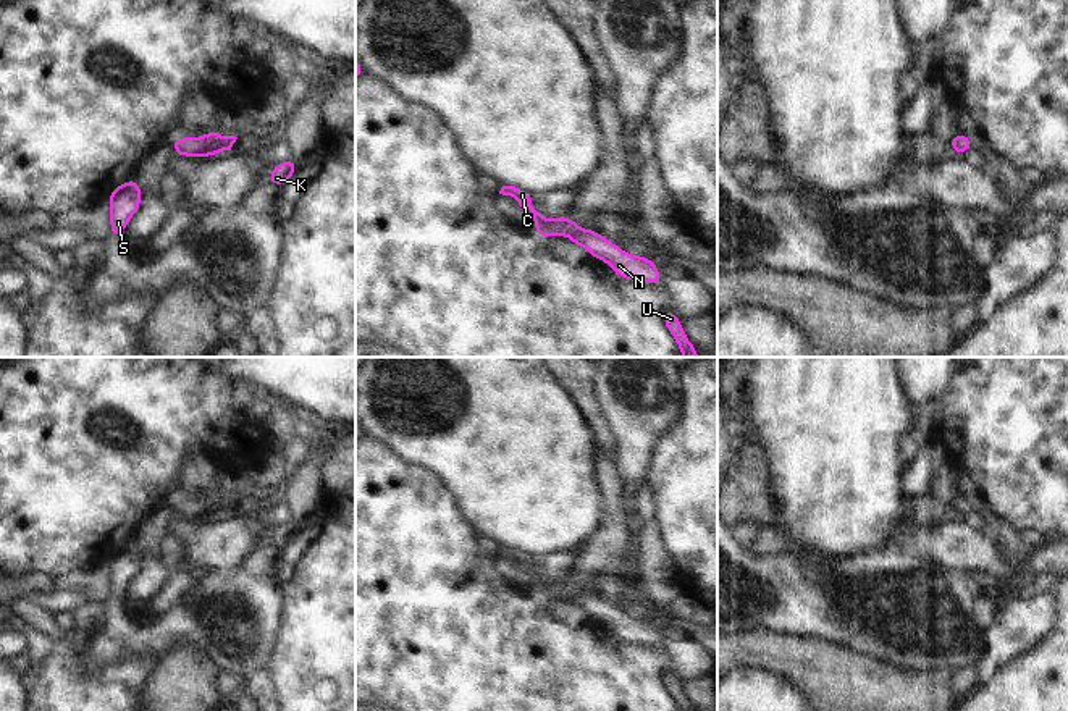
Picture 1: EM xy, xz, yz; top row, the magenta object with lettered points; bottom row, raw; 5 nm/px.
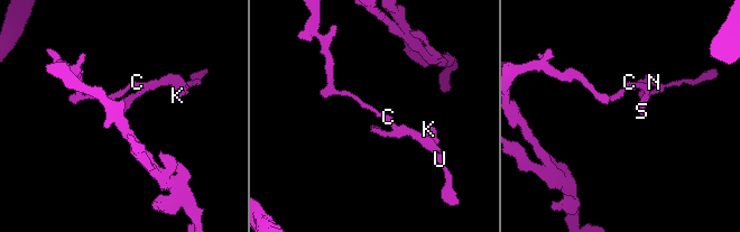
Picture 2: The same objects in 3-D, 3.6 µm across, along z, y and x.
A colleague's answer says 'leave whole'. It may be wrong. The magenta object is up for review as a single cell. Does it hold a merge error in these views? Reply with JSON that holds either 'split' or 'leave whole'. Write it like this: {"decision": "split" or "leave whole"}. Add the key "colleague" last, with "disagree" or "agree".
{"decision": "split", "colleague": "disagree"}

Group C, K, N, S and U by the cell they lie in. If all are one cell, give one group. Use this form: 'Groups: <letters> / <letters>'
Groups: C / K N S U

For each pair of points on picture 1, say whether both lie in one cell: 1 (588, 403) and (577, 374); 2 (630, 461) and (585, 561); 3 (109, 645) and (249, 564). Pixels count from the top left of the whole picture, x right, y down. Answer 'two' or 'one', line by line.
1: one
2: two
3: two

